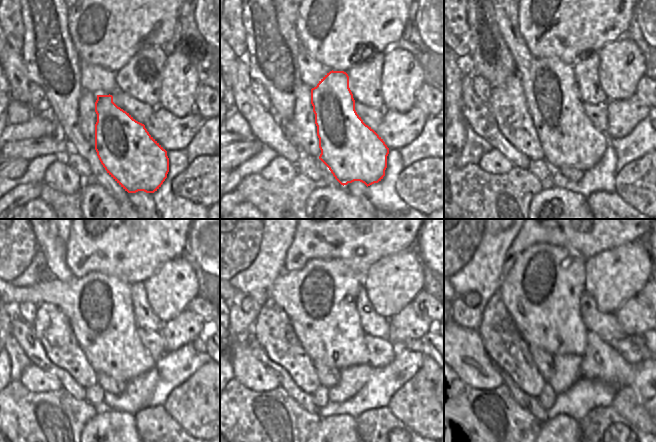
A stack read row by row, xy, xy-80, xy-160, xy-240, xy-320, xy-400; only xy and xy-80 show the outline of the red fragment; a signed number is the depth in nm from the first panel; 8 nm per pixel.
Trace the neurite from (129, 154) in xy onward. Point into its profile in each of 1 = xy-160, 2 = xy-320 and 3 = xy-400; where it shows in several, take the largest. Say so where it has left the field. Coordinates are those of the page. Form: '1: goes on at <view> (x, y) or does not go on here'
1: goes on at xy-160 (568, 138)
2: goes on at xy-320 (319, 299)
3: goes on at xy-400 (542, 292)

